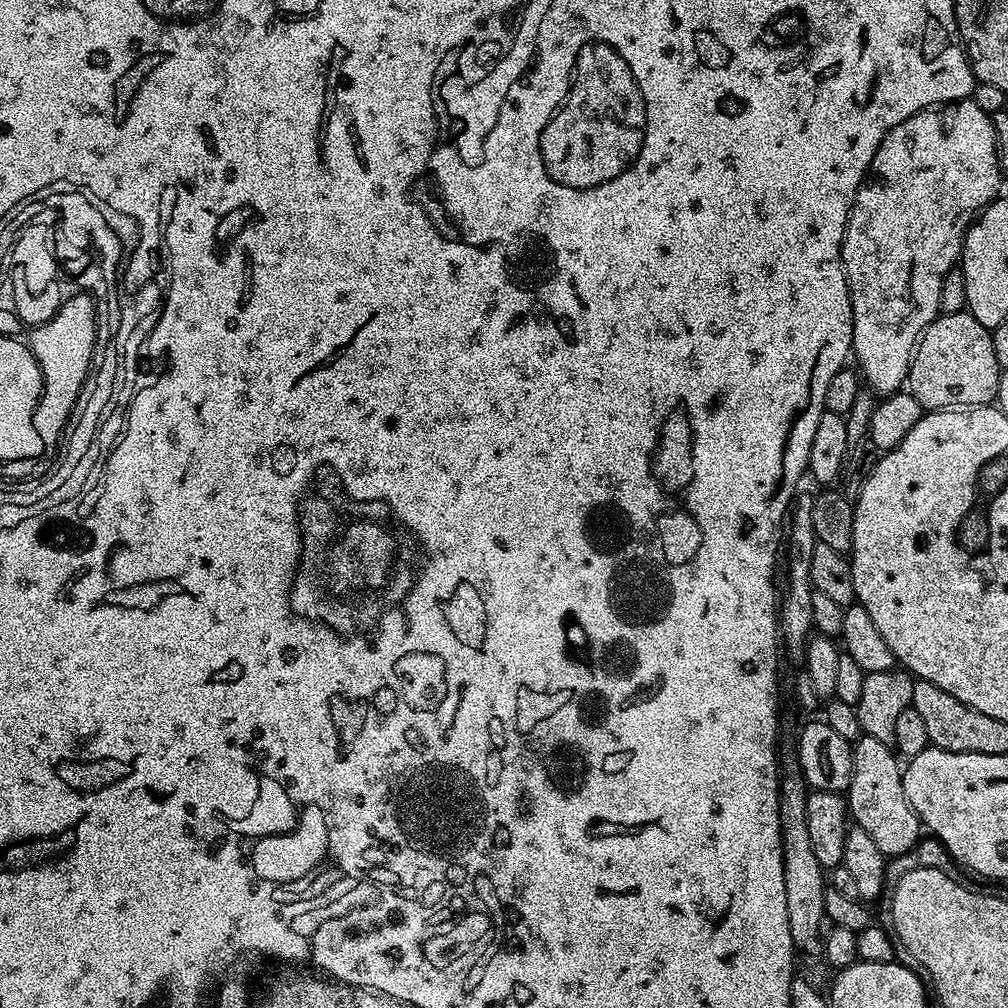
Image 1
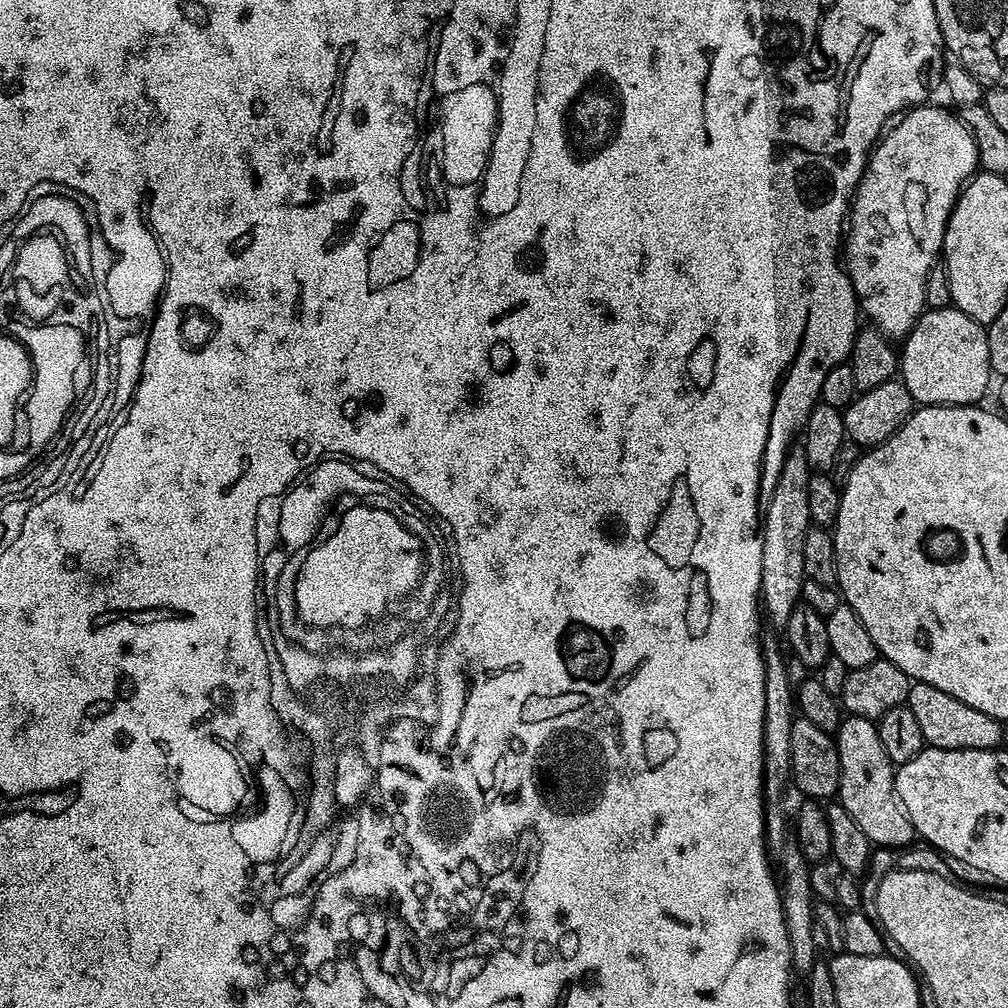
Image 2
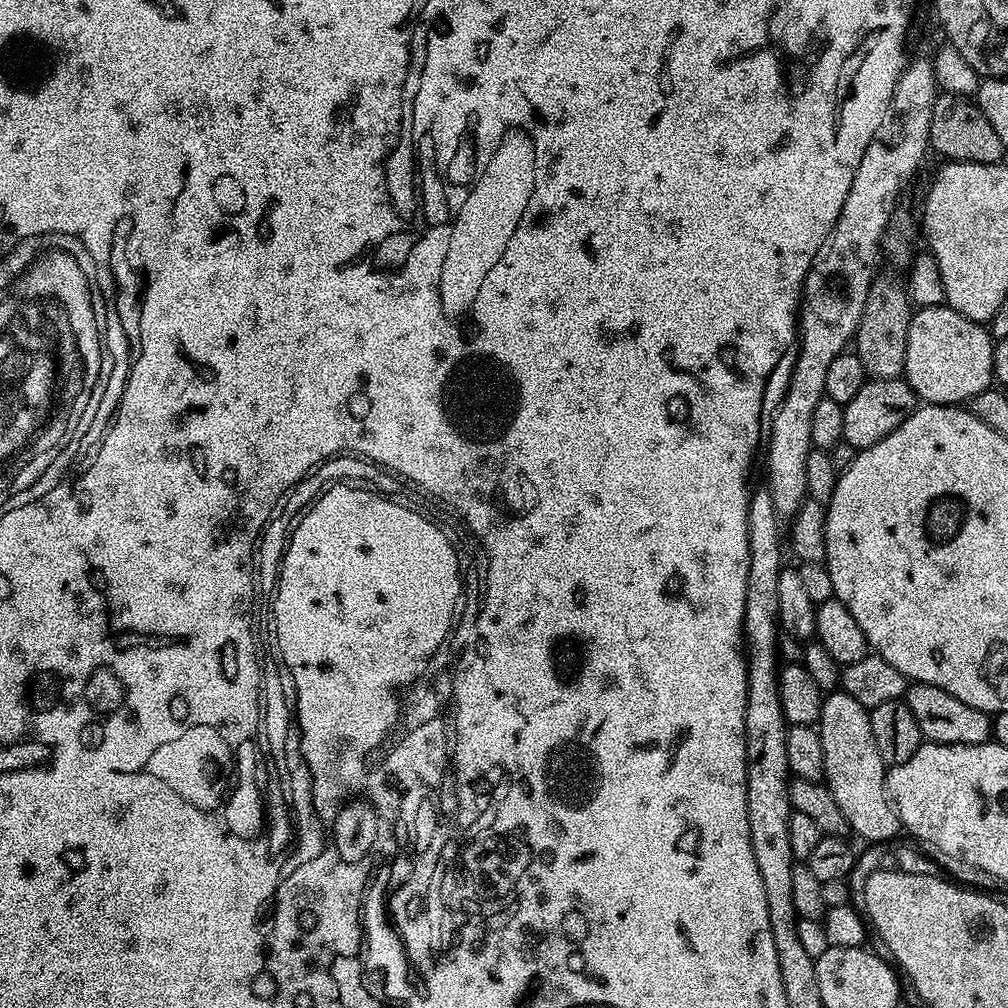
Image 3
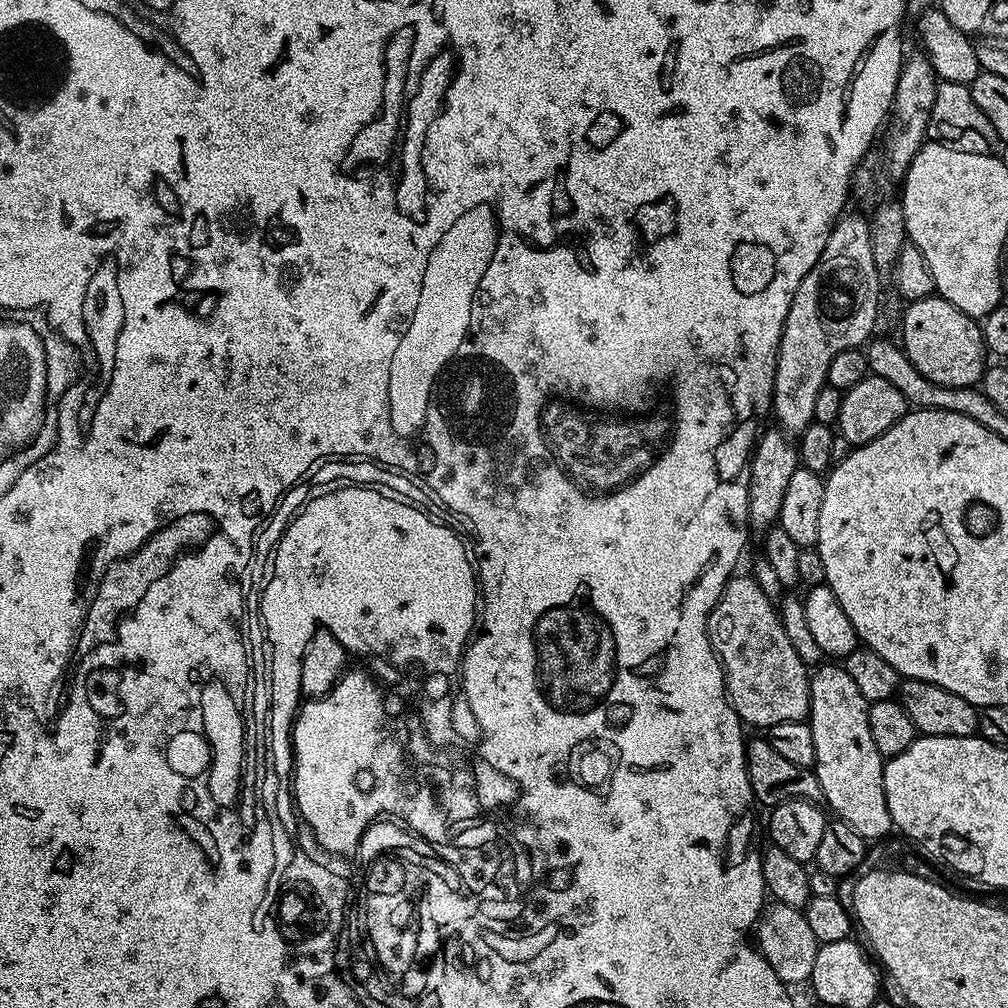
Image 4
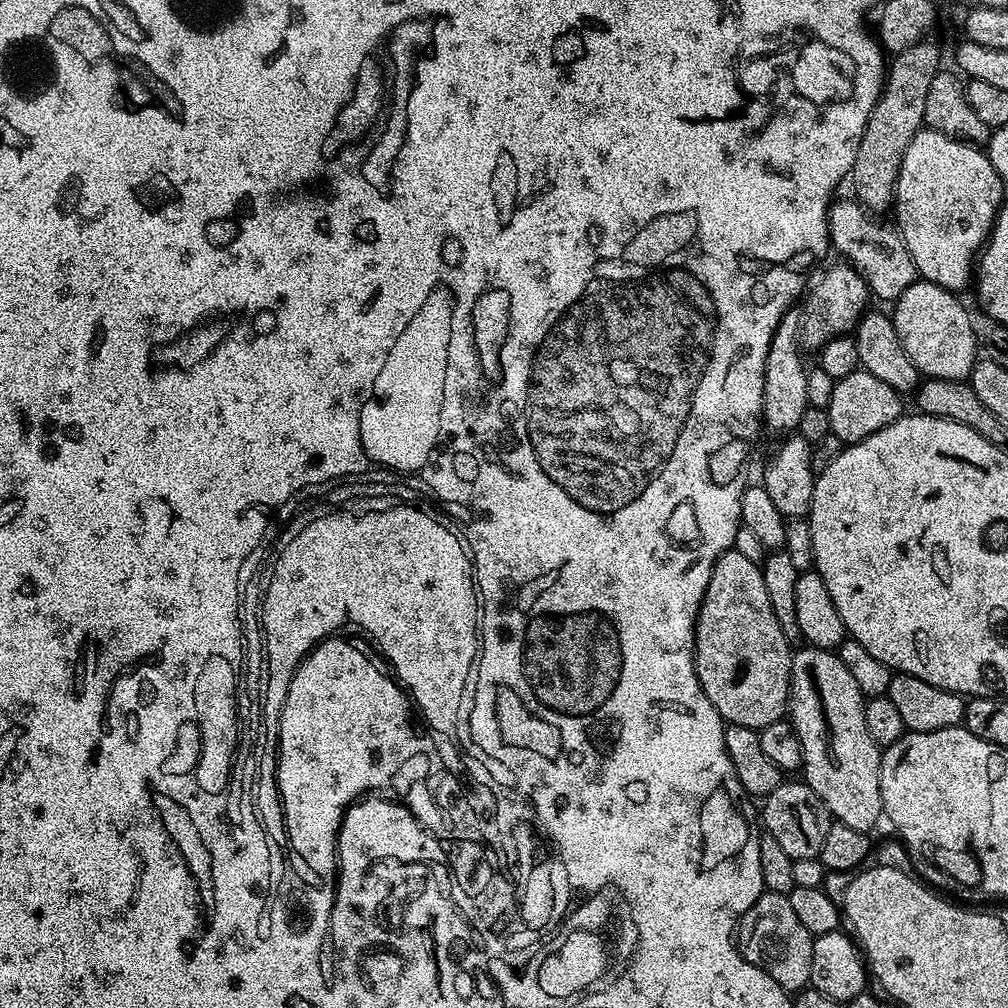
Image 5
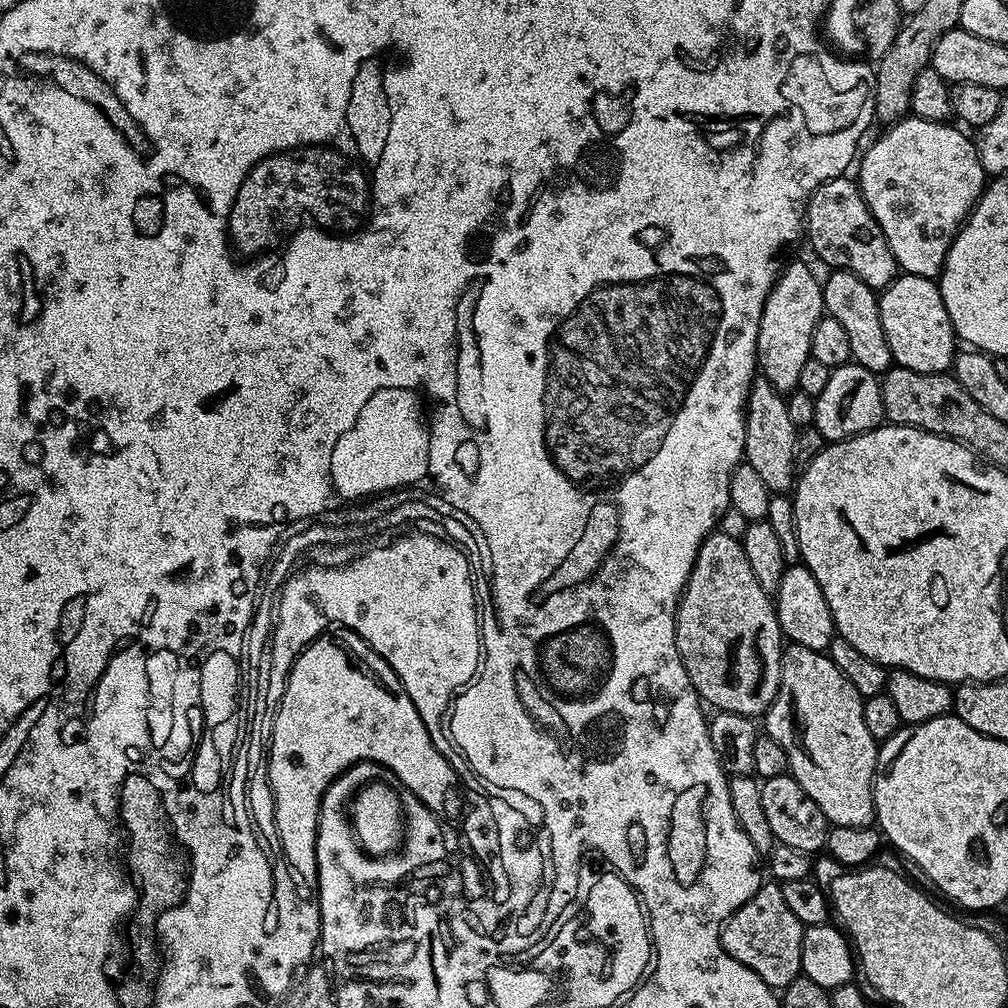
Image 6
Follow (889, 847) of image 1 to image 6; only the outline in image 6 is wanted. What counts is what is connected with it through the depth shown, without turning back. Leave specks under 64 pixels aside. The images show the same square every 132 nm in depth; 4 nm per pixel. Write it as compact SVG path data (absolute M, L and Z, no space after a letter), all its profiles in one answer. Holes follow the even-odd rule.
M789 643L780 657L780 689L774 702L762 717L763 731L782 750L786 750L788 772L818 802L818 810L826 814L832 826L869 827L876 819L876 807L872 797L872 781L876 778L876 754L878 742L866 730L866 718L862 718L865 697L854 690L854 686L834 666L834 662L823 652L806 650L806 646Z

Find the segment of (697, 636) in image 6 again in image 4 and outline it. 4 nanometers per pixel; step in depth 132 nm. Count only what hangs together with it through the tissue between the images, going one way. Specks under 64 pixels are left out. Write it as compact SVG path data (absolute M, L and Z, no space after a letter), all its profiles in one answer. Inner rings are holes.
M736 574L726 582L714 610L708 616L708 640L720 659L724 671L724 689L728 691L728 701L740 721L748 726L753 724L761 730L773 728L778 722L807 721L810 710L809 665L798 658L790 638L786 638L777 605L772 604L766 594L762 594L762 586L758 586L751 575Z

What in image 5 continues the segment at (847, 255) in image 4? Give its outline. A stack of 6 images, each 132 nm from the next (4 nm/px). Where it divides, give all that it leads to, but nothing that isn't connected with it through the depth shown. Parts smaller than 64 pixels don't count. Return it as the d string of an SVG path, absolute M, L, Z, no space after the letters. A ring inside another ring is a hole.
M836 262L832 269L807 289L803 297L802 319L800 322L800 343L805 349L819 350L826 342L839 336L849 335L869 307L868 284L847 262ZM812 288L812 289L811 289ZM808 296L808 297L807 297ZM868 304L868 305L867 305Z

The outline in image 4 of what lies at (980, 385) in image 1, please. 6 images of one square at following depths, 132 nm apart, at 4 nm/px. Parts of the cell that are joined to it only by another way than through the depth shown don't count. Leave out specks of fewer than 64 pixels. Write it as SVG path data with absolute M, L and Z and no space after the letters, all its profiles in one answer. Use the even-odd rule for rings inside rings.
M938 294L911 301L905 308L908 309L904 312L904 340L902 339L902 347L910 358L910 362L914 362L917 370L926 378L930 378L930 382L942 386L970 388L979 385L986 367L986 361L984 361L986 349L981 325L973 317L962 314L962 310L958 310L958 306L946 302Z

